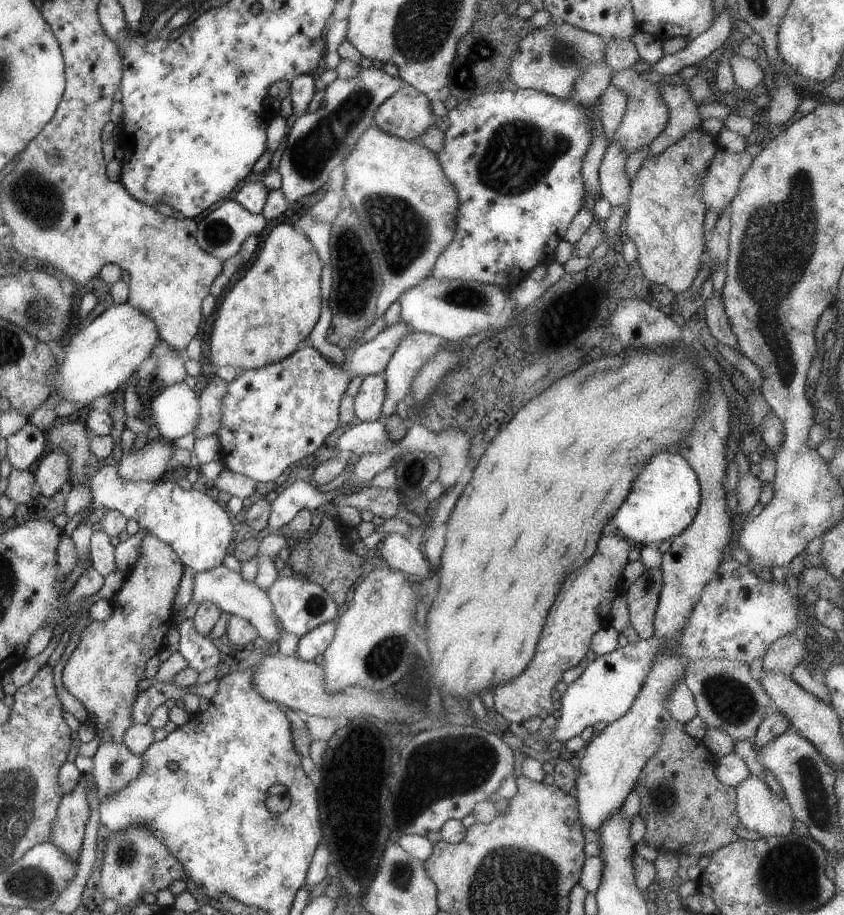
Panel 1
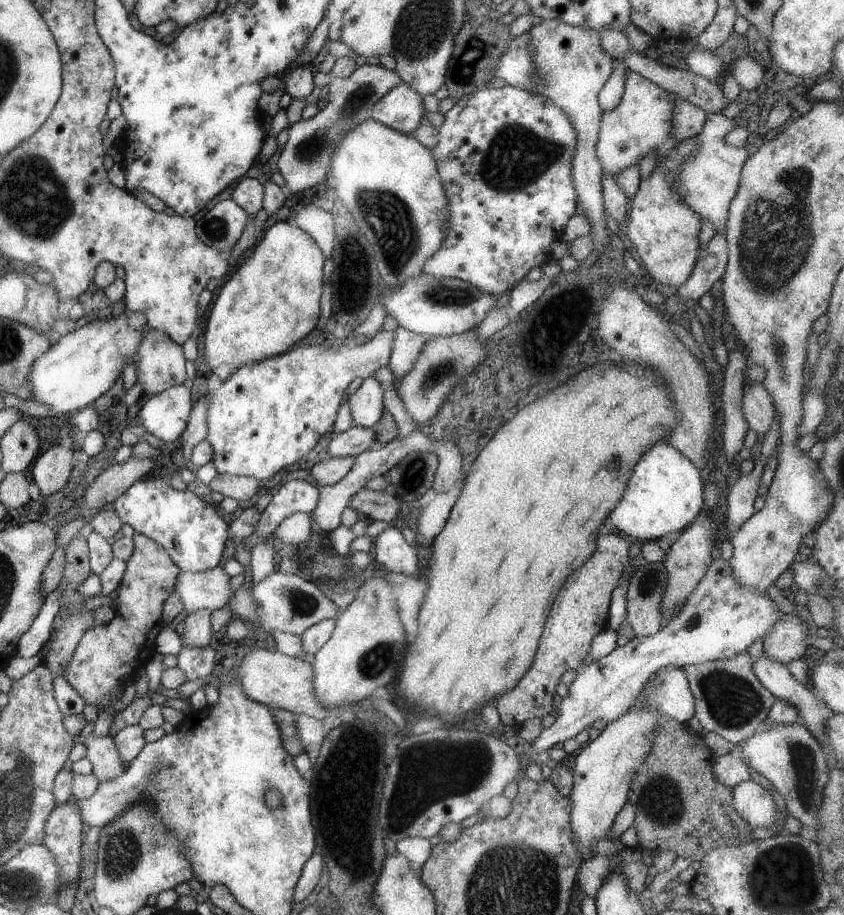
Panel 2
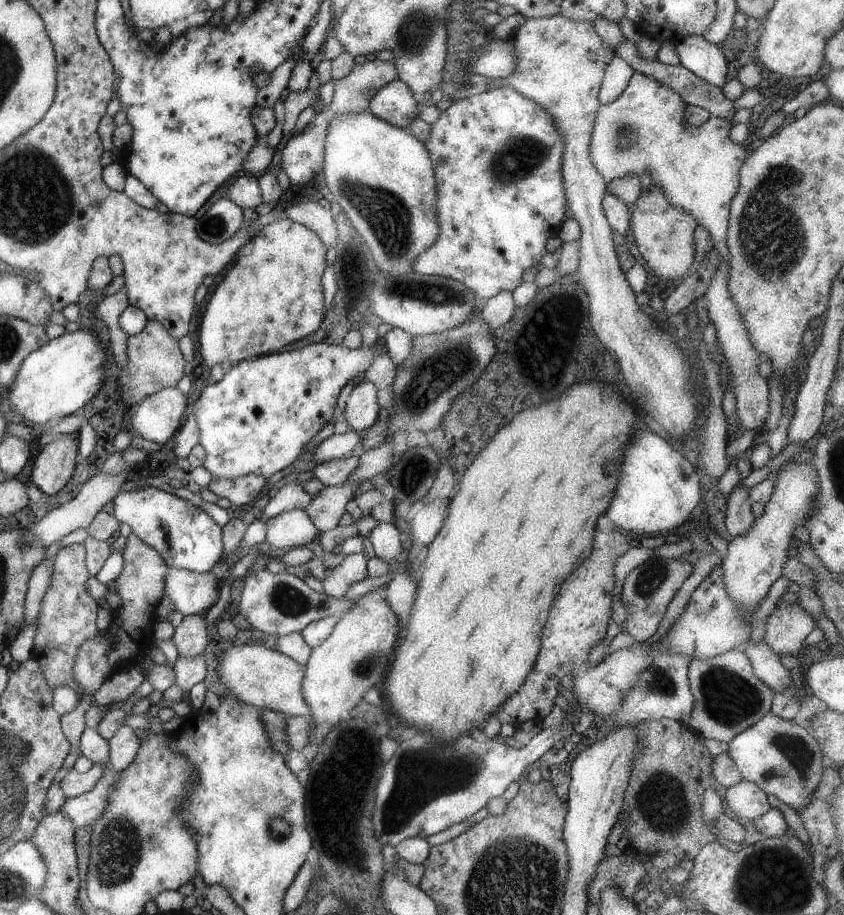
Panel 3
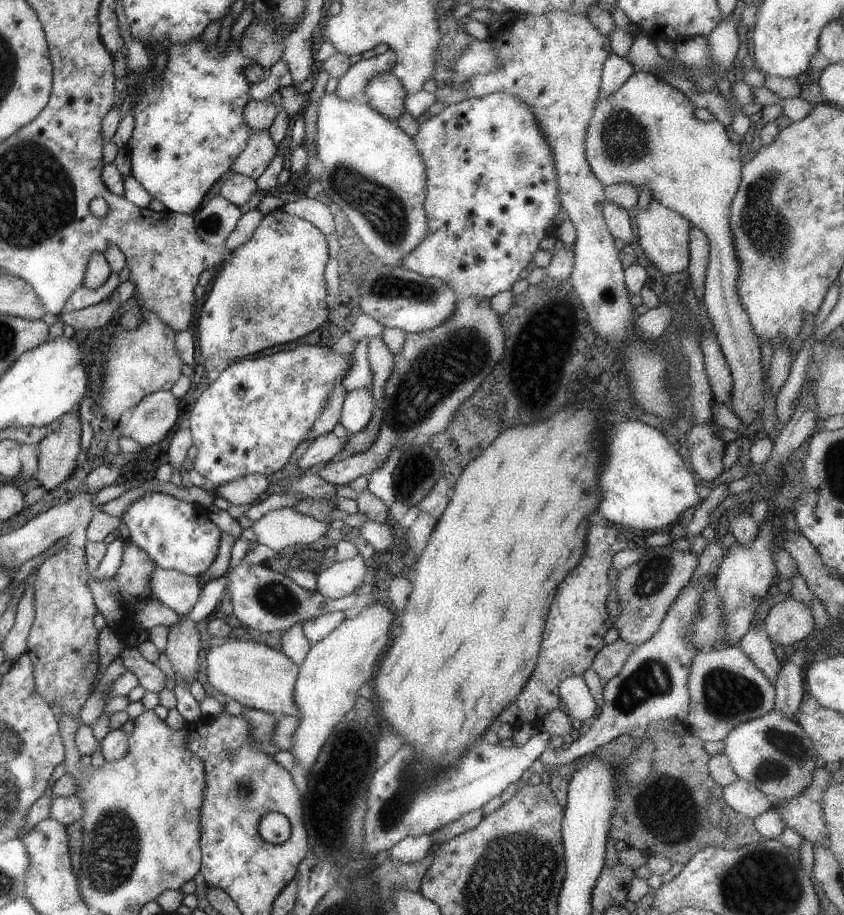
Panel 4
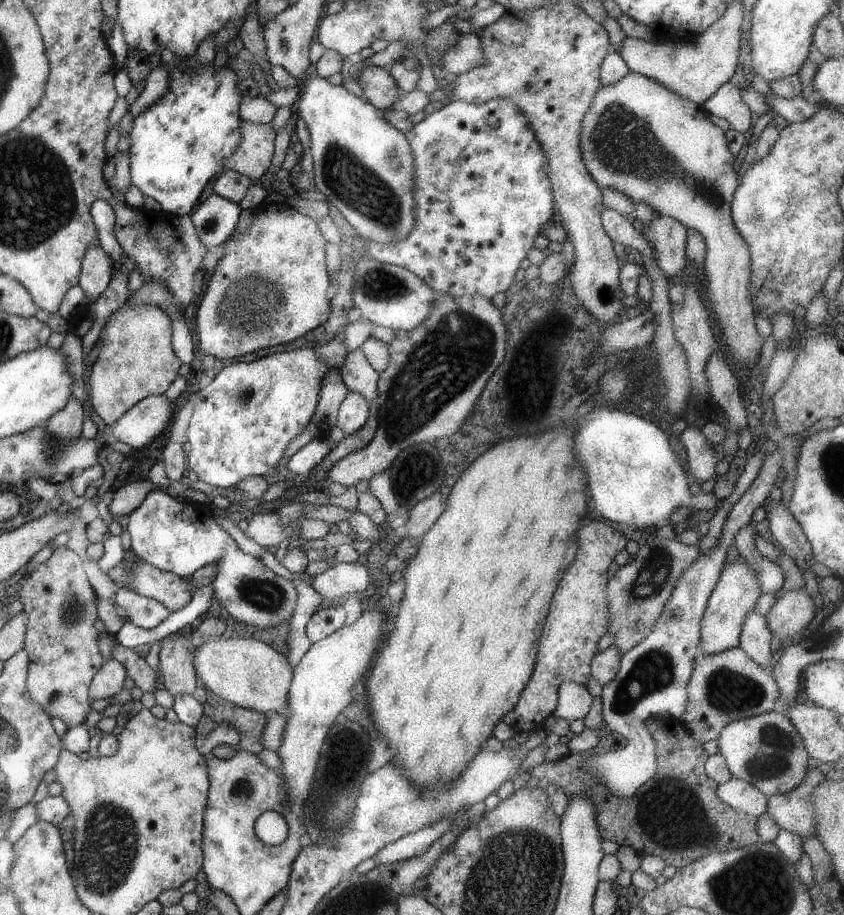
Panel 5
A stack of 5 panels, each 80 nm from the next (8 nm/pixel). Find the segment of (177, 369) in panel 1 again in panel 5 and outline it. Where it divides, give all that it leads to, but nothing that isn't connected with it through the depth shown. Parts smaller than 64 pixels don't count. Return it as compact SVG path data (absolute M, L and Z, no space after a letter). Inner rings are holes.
M148 303L112 312L97 339L91 355L89 402L105 424L112 425L136 402L149 395L161 395L181 366L172 351L172 320L158 307Z

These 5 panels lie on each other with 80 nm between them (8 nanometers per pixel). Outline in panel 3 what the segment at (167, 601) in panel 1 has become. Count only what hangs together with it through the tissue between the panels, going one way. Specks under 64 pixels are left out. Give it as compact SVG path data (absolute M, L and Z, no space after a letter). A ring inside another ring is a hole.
M133 533L126 537L122 561L121 572L113 582L122 603L114 612L113 619L106 629L98 630L79 645L72 666L72 679L75 680L76 686L80 688L81 693L91 696L106 678L111 678L115 672L127 669L137 664L138 659L143 659L149 645L153 644L151 628L154 614L152 611L154 612L160 598L164 596L164 578L170 568L154 548L147 546Z

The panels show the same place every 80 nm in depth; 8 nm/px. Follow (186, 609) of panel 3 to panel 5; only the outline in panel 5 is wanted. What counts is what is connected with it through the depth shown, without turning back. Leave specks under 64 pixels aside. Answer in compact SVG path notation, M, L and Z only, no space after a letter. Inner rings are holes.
M121 559L111 570L108 570L107 575L117 586L153 598L170 611L183 608L193 594L187 579L152 567L141 560L128 565Z

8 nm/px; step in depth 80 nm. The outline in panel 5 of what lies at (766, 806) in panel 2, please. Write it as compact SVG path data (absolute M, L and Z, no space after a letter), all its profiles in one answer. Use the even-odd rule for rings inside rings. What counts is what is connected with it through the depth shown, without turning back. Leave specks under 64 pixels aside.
M733 776L716 786L716 795L721 802L741 813L758 817L766 812L767 797L752 784Z

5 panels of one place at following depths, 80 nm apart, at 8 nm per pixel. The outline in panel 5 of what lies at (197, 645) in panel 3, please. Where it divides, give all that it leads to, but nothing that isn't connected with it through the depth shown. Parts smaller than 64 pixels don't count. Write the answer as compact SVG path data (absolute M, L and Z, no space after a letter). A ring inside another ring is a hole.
M171 633L161 640L158 653L159 681L165 690L173 696L191 695L197 686L196 674L192 665L192 650L190 636Z

